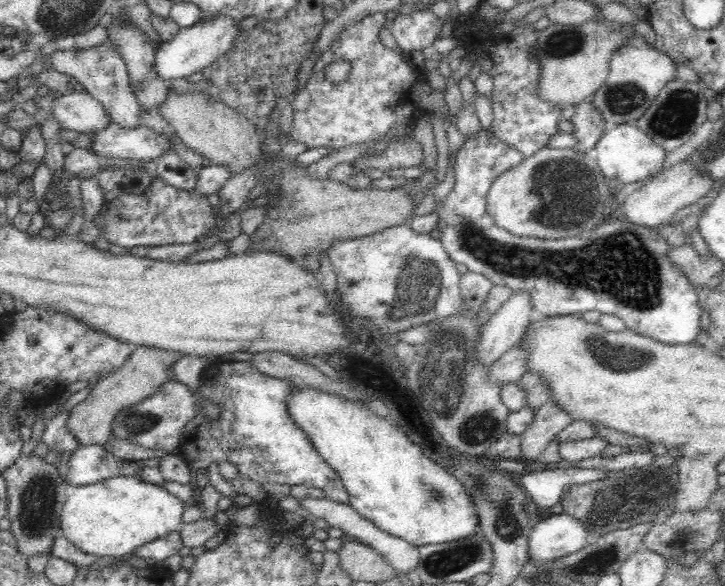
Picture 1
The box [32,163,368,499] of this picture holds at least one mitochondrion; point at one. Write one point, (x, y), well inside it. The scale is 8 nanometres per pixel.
(133, 424)

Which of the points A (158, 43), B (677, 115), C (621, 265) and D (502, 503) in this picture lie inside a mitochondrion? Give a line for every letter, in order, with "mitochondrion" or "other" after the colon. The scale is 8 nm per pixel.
A: other
B: mitochondrion
C: mitochondrion
D: mitochondrion

